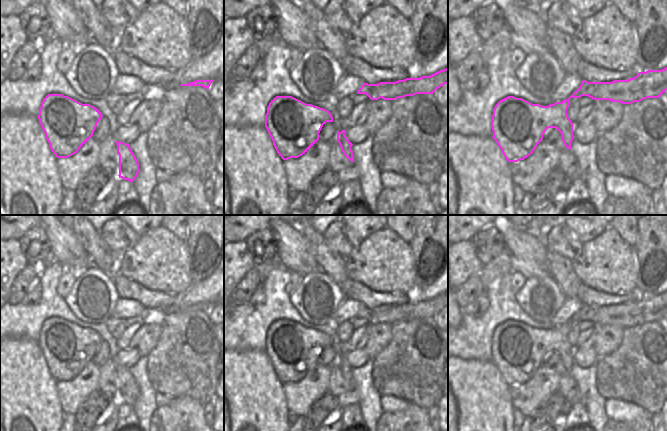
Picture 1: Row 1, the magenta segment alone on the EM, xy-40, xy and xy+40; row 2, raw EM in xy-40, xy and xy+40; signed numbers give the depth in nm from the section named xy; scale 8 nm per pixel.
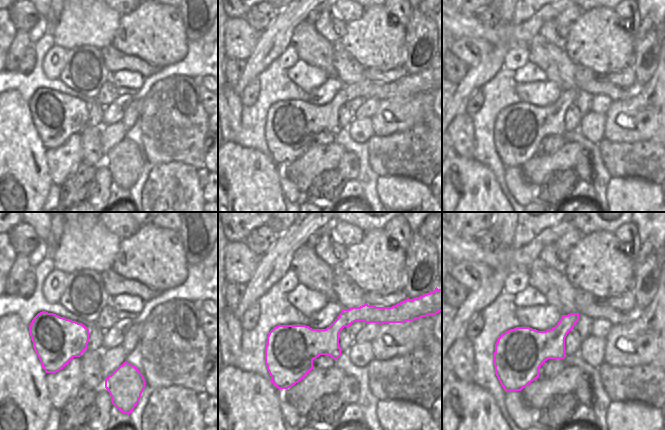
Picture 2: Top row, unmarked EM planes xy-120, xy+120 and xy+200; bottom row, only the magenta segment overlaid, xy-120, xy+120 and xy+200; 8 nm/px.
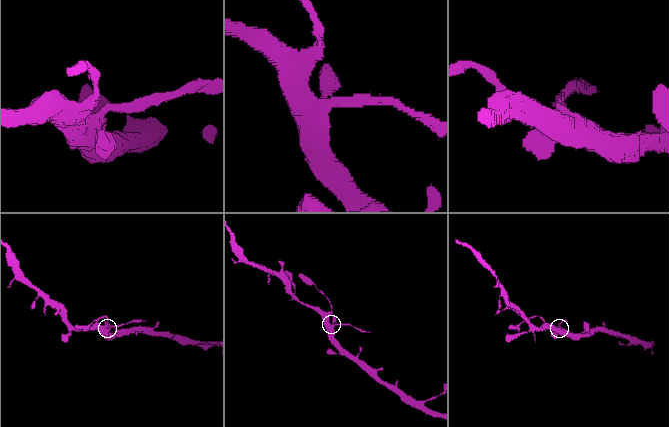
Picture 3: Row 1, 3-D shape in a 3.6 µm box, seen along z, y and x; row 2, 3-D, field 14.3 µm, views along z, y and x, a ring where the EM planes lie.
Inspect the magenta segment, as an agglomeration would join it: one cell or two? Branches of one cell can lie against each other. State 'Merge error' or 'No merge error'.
No merge error.

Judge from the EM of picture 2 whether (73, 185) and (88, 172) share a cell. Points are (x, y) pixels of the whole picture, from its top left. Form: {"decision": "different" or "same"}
{"decision": "same"}

